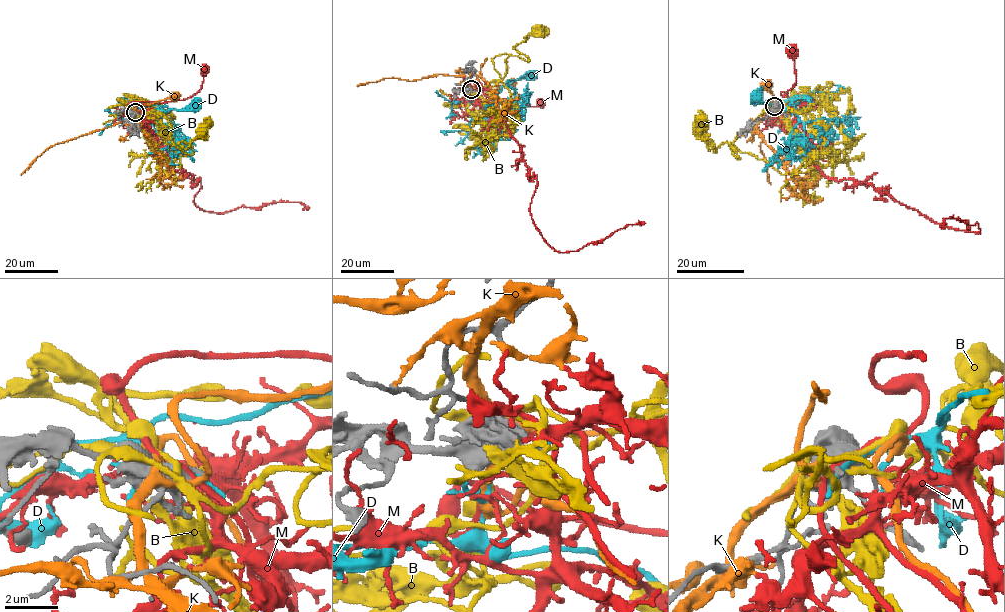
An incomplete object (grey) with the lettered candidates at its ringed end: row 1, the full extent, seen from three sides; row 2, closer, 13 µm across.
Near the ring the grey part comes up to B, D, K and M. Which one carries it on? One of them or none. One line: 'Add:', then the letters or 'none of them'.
Add: B

